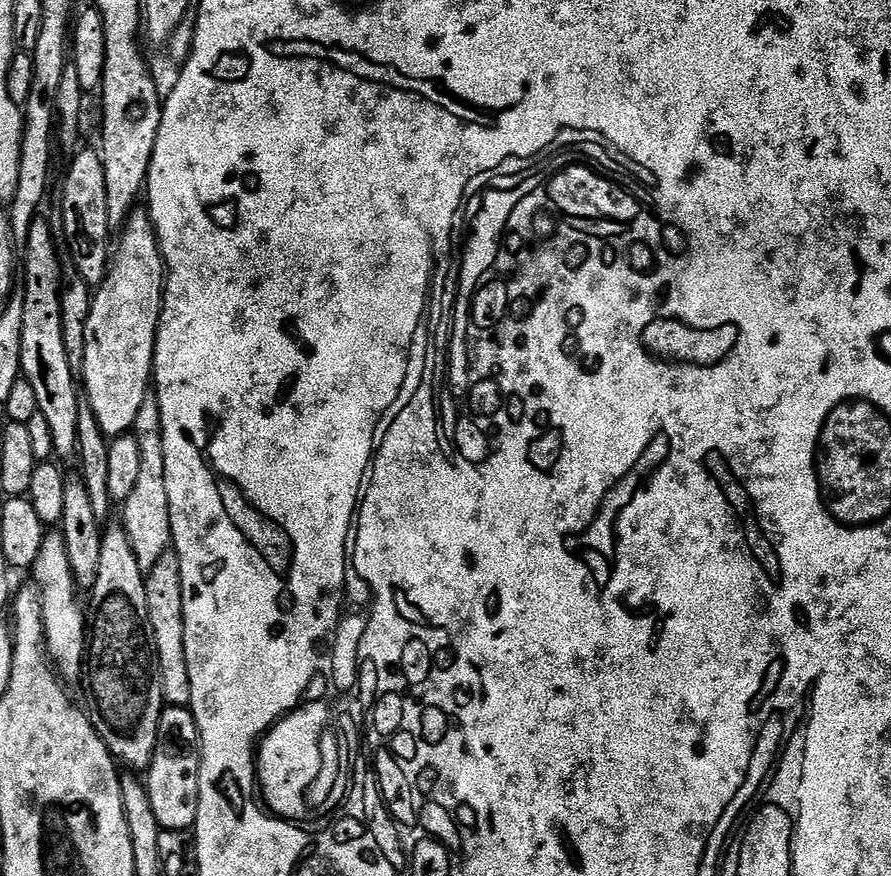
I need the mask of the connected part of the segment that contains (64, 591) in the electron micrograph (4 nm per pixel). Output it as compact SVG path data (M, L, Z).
M52 530L45 535L36 563L30 569L30 575L36 579L34 584L40 593L44 646L48 649L51 663L65 681L72 679L75 681L84 662L86 616L82 611L82 600L76 597L78 595L76 579L70 570L70 560L66 558L64 537L59 531Z

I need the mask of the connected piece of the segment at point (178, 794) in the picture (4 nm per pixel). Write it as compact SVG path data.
M165 707L158 722L158 742L154 758L146 770L150 807L165 832L195 829L200 797L200 735L191 707Z

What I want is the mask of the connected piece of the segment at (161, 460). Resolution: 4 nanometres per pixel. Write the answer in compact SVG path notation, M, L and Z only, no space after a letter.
M155 395L145 396L142 407L138 409L138 418L134 418L132 423L132 432L138 442L138 451L142 454L142 463L130 498L122 501L122 527L130 538L138 566L147 570L154 566L154 562L158 562L158 558L162 558L164 552L173 547L170 494L166 494L166 454L162 446L162 414Z

